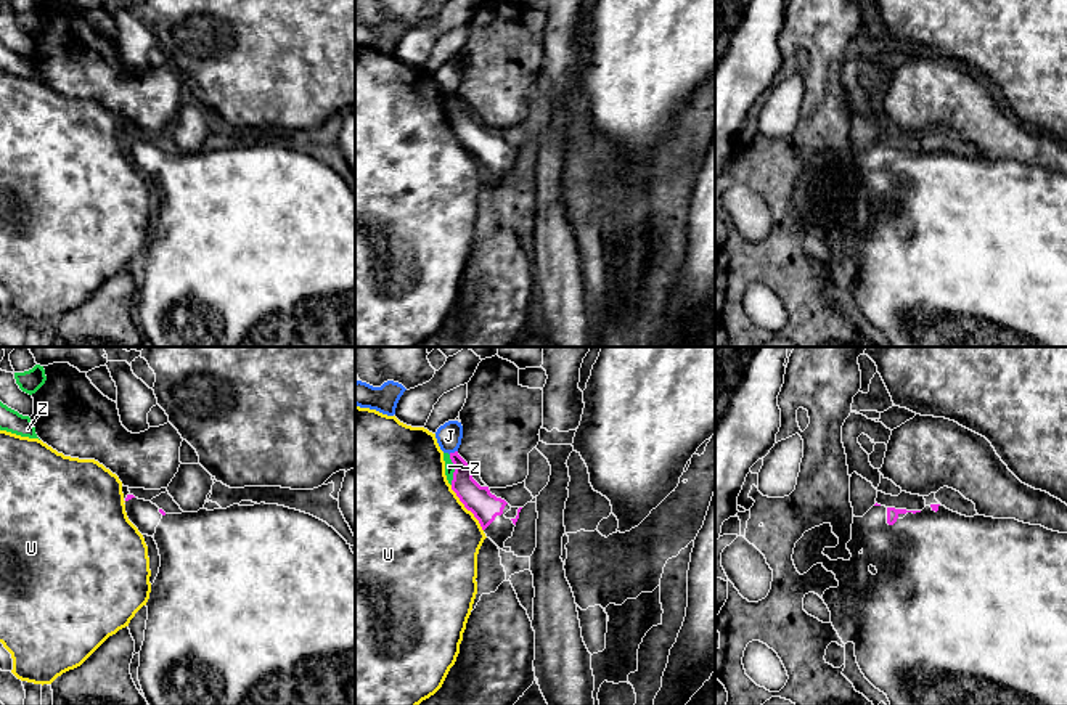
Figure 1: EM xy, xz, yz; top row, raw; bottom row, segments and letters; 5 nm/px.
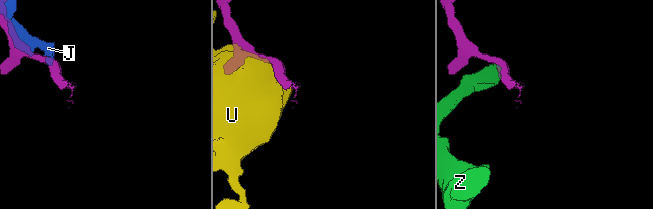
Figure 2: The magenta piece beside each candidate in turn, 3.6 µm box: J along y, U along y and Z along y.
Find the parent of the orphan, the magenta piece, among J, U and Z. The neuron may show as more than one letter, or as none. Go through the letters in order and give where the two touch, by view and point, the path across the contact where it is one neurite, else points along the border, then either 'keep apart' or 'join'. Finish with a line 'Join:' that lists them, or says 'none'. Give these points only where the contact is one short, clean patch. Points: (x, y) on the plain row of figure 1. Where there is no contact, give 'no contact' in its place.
J: contact xz (452, 93); keep apart
U: contact xz (466, 148); keep apart
Z: contact xz (455, 110); border xz (449, 95), (453, 105), (452, 124); keep apart
Join: none

